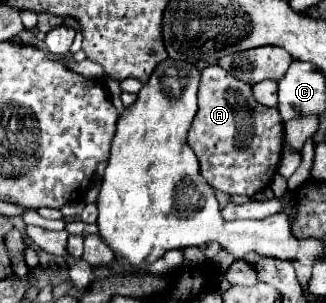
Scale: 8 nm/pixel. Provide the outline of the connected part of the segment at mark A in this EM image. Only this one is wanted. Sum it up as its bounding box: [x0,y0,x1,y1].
[189,64,283,196]

